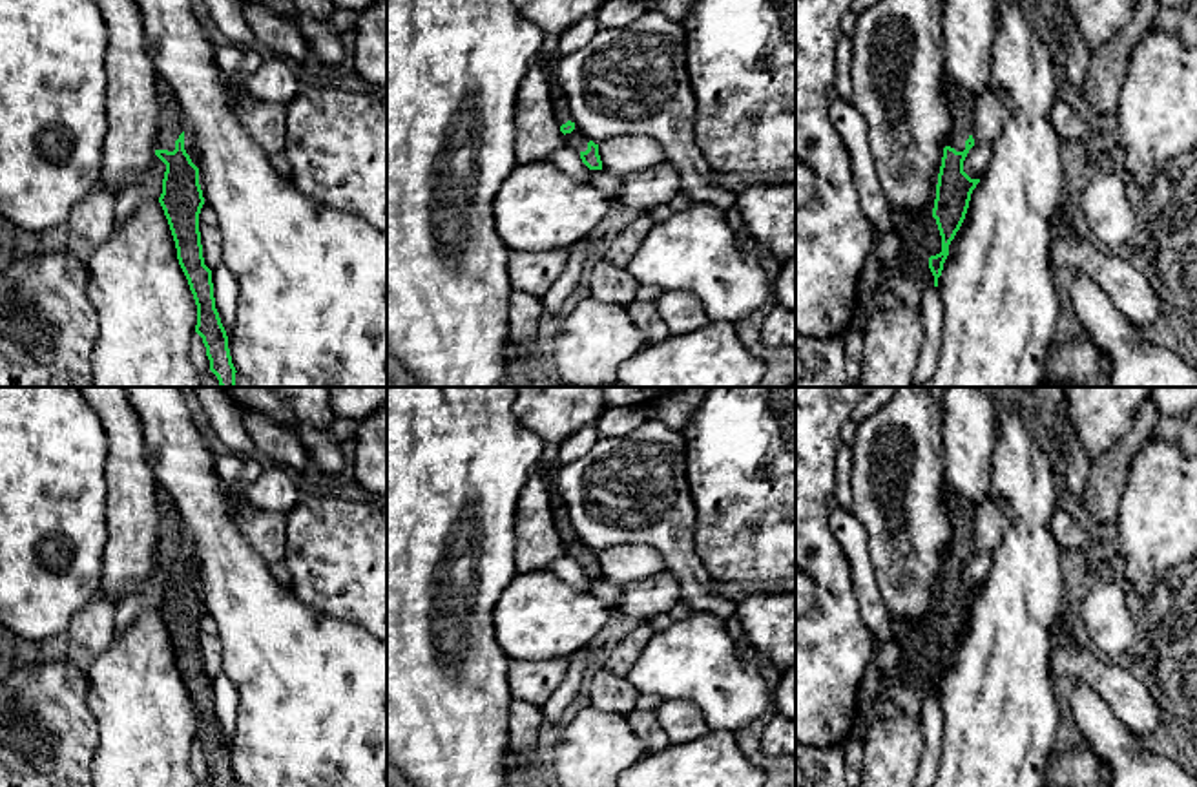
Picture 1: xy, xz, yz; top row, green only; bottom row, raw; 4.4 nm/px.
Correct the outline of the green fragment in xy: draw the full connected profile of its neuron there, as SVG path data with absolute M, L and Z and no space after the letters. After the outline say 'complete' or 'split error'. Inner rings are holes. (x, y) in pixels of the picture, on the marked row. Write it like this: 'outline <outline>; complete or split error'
outline M157 79L159 124L155 155L166 164L159 203L168 219L179 265L197 305L195 332L203 338L210 371L221 387L235 385L228 336L215 309L212 270L204 265L199 214L204 205L199 168L184 150L184 115L164 79Z; split error

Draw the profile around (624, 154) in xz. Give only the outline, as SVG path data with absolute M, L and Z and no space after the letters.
M617 135L598 144L602 168L624 177L668 161L664 148L646 135Z

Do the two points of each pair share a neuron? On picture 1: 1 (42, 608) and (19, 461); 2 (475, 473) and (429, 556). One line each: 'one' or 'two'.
1: one
2: one

